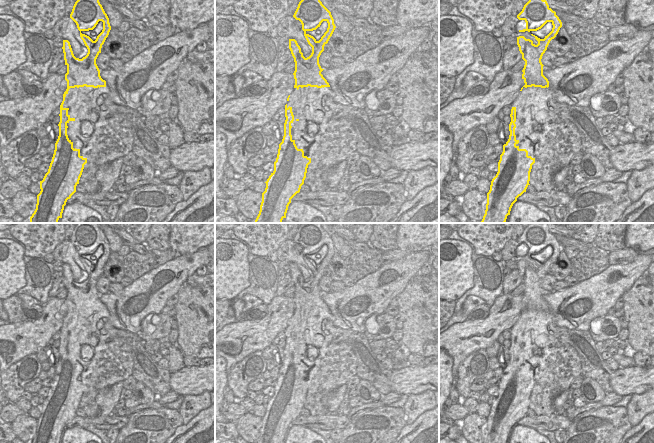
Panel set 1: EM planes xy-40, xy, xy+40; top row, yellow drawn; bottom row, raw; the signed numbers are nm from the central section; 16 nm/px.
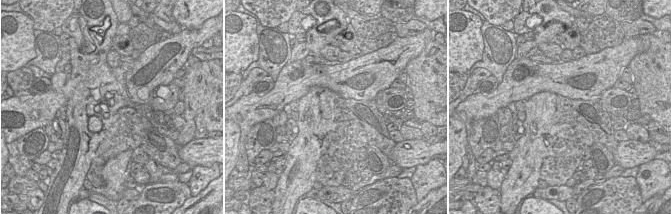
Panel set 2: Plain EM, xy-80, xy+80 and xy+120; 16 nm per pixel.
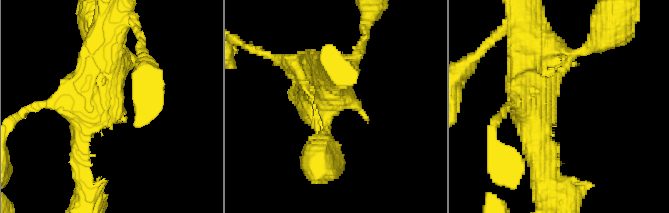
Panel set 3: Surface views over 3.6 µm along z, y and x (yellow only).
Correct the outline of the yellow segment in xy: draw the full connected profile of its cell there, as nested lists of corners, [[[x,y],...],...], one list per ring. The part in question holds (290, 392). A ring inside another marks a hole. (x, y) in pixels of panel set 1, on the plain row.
[[[285,329],[284,360],[279,368],[274,386],[274,395],[267,403],[262,417],[260,435],[256,443],[286,442],[291,423],[300,416],[306,402],[311,382],[298,373],[291,359],[291,348],[294,345],[292,331]]]

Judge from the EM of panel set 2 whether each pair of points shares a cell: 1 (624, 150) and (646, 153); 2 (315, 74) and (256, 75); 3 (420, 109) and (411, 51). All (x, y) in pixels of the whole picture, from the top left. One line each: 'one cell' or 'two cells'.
1: one cell
2: two cells
3: two cells

